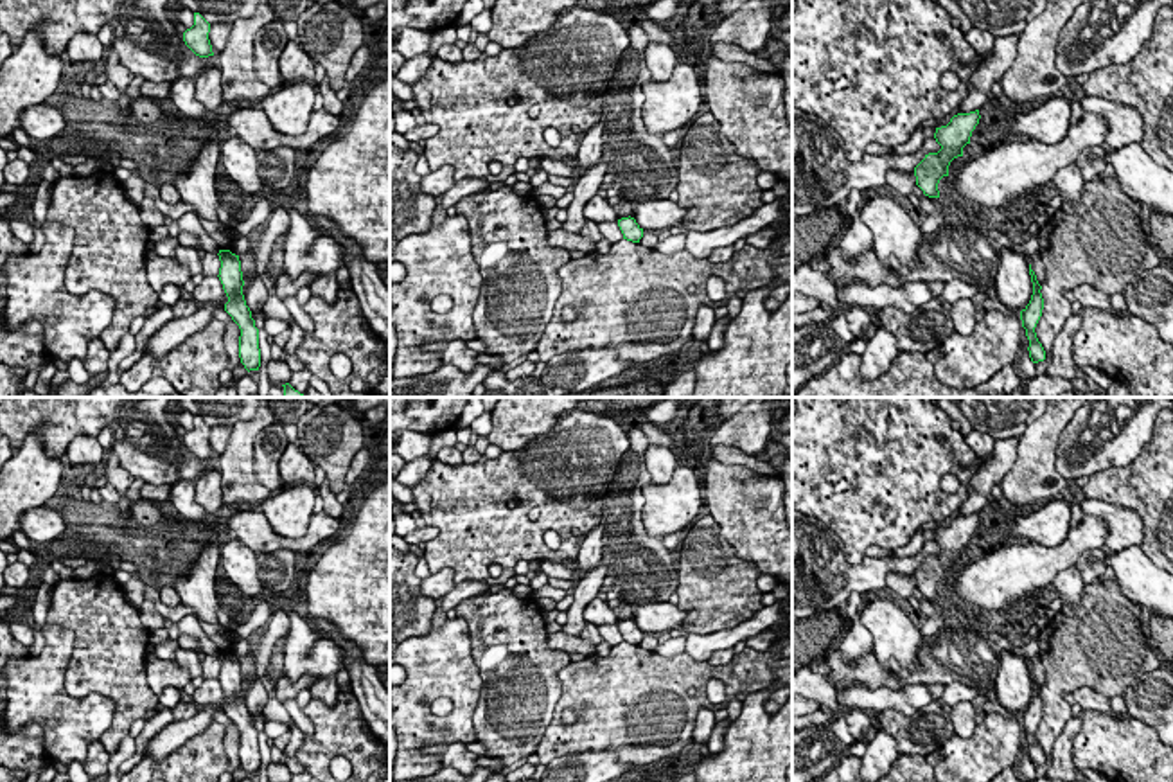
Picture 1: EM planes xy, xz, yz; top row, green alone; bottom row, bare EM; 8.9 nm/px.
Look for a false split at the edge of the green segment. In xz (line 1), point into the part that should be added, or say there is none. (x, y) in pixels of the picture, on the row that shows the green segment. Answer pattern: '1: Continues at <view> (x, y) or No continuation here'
1: No continuation here

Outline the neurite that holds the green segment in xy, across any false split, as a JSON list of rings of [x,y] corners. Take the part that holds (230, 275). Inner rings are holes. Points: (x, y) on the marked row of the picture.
[[[219,250],[219,280],[223,289],[228,297],[225,304],[225,311],[232,316],[232,320],[239,325],[239,358],[244,369],[259,370],[260,367],[260,349],[259,349],[259,329],[255,327],[255,320],[251,318],[251,311],[246,306],[243,295],[243,271],[239,255],[232,253],[230,250]]]

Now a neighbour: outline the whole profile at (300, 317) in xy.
[[[289,297],[284,300],[287,311],[291,313],[293,320],[302,327],[304,333],[314,333],[314,322],[311,316],[302,309],[296,297]]]

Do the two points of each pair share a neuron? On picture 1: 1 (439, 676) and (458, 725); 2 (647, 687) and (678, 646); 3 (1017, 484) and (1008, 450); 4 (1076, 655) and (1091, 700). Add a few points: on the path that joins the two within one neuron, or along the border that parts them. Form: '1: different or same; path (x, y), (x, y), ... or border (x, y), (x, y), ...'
1: same; path (451, 689), (458, 696), (458, 712)
2: different; border (652, 651), (663, 657), (683, 653)
3: different; border (1019, 437), (1017, 459), (999, 482)
4: different; border (1073, 691), (1091, 687), (1111, 698)

